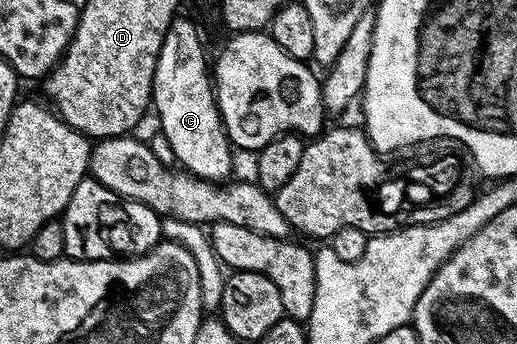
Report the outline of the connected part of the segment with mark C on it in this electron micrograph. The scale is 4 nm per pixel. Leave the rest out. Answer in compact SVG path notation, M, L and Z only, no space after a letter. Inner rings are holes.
M176 16L171 21L163 37L153 76L151 101L153 114L155 110L159 126L163 129L163 138L186 173L216 184L232 177L233 147L227 136L227 129L223 126L223 117L219 115L219 106L215 102L209 54L207 58L198 28L183 16Z

